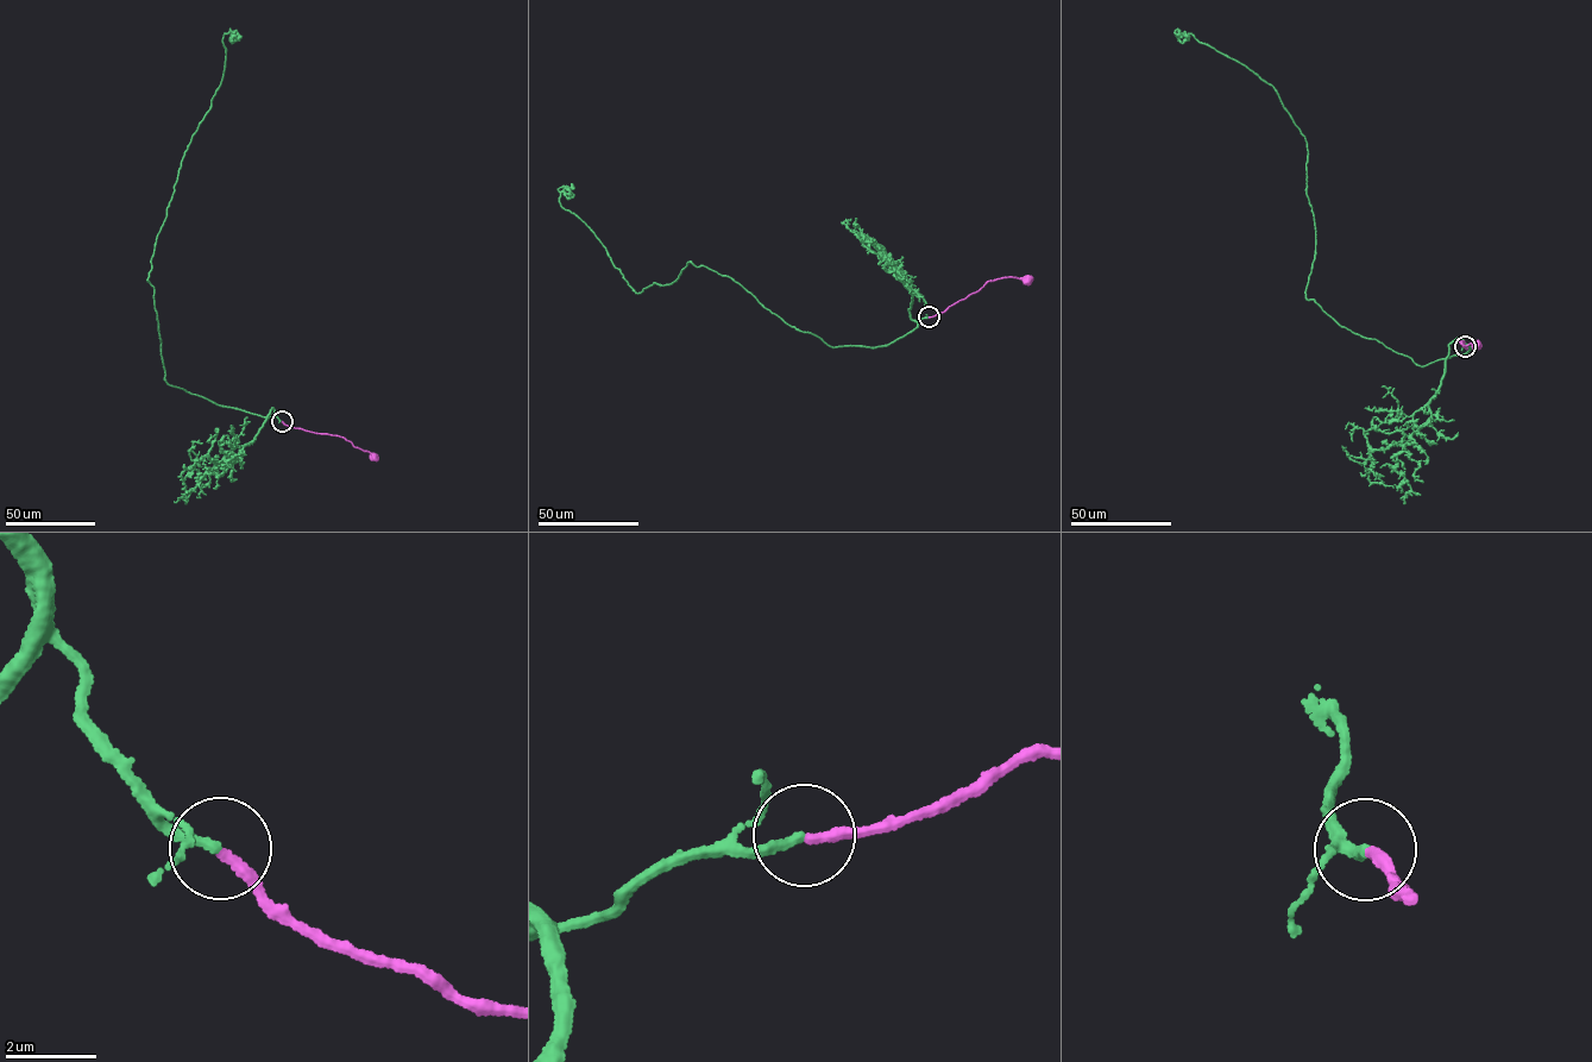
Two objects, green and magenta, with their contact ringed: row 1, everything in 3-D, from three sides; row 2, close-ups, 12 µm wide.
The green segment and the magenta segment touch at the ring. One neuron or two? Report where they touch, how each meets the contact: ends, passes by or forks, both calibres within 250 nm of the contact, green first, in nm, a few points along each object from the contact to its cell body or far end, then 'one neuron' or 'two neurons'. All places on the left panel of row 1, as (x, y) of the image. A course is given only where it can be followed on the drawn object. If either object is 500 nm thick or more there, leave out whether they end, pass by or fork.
place (282, 421); green ends; magenta ends; calibres 200 and 240 nm; course green (282, 421), (167, 383), (148, 280), (181, 162), (220, 85), (224, 35), (240, 35); course magenta (282, 421), (293, 427), (341, 437), (373, 457); one neuron

